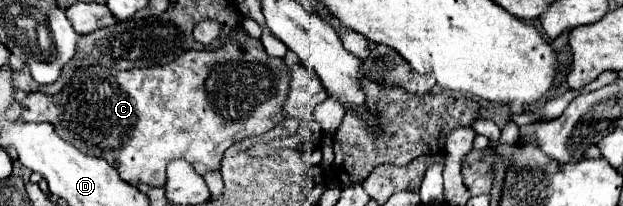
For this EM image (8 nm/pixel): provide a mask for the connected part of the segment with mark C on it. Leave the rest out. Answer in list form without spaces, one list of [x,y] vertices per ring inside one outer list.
[[[238,24],[230,38],[212,52],[186,50],[164,66],[132,68],[126,72],[90,66],[78,68],[70,82],[54,96],[32,92],[20,102],[24,122],[50,122],[60,138],[82,150],[84,154],[102,154],[106,162],[116,166],[122,180],[136,184],[138,180],[152,186],[164,186],[166,166],[176,158],[188,160],[194,170],[204,176],[220,170],[220,160],[228,146],[238,140],[262,136],[284,120],[282,106],[288,96],[290,76],[282,58],[270,58],[260,40],[248,36]]]

